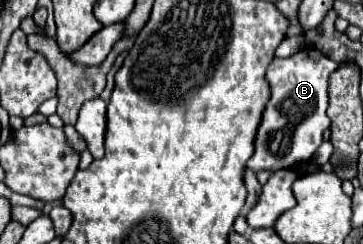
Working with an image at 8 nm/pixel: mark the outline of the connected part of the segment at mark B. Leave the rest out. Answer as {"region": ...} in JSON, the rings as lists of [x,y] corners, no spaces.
{"region":[[[302,49],[298,53],[294,53],[292,57],[286,59],[274,59],[268,67],[268,83],[272,87],[272,97],[264,109],[264,117],[262,123],[258,127],[256,133],[256,151],[248,161],[248,169],[252,169],[254,173],[258,171],[278,171],[278,169],[296,169],[304,163],[308,163],[316,149],[322,143],[322,133],[330,127],[330,117],[326,115],[326,107],[328,107],[328,77],[330,71],[334,71],[338,67],[338,63],[334,63],[332,59],[328,59],[326,55],[322,55],[316,49]]]}

